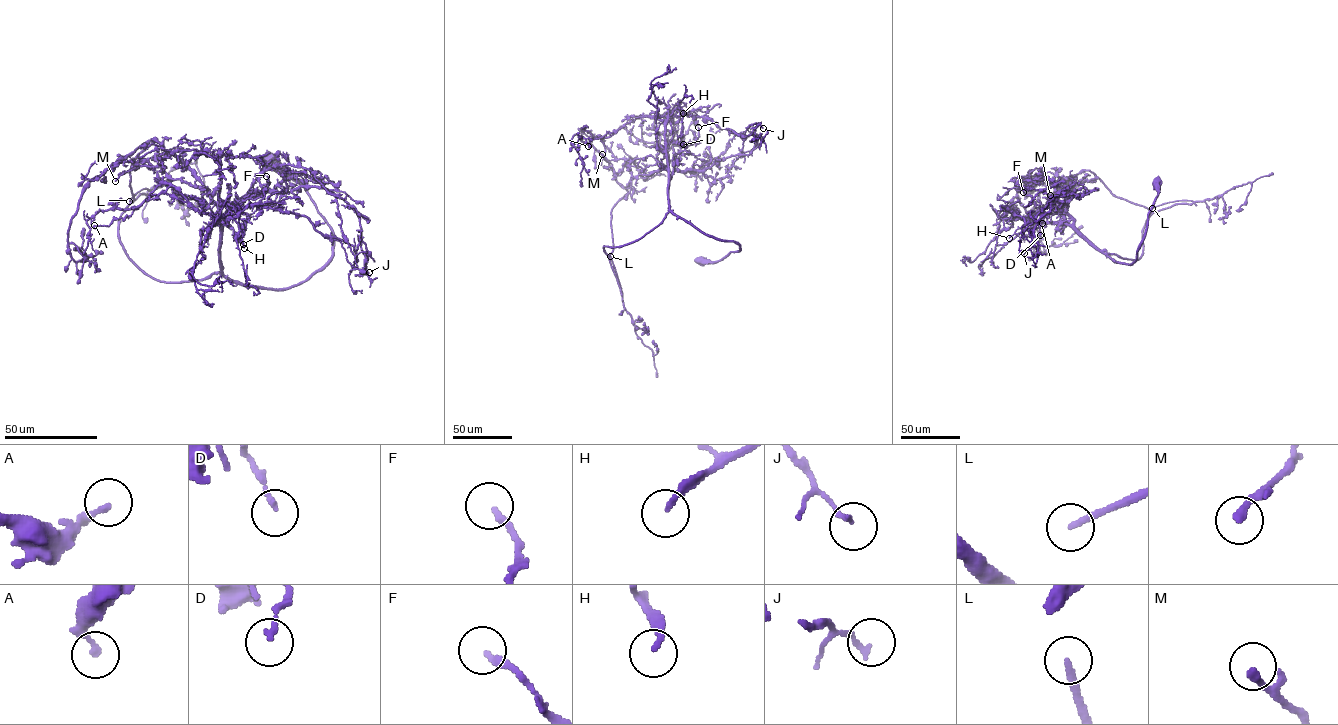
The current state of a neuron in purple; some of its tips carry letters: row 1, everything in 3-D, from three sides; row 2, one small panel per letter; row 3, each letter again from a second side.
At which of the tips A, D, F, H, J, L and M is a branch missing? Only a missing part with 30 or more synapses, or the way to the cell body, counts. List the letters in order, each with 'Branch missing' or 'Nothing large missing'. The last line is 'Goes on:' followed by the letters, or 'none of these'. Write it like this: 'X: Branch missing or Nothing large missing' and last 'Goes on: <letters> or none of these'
A: Nothing large missing
D: Nothing large missing
F: Nothing large missing
H: Nothing large missing
J: Nothing large missing
L: Branch missing
M: Nothing large missing
Goes on: L

